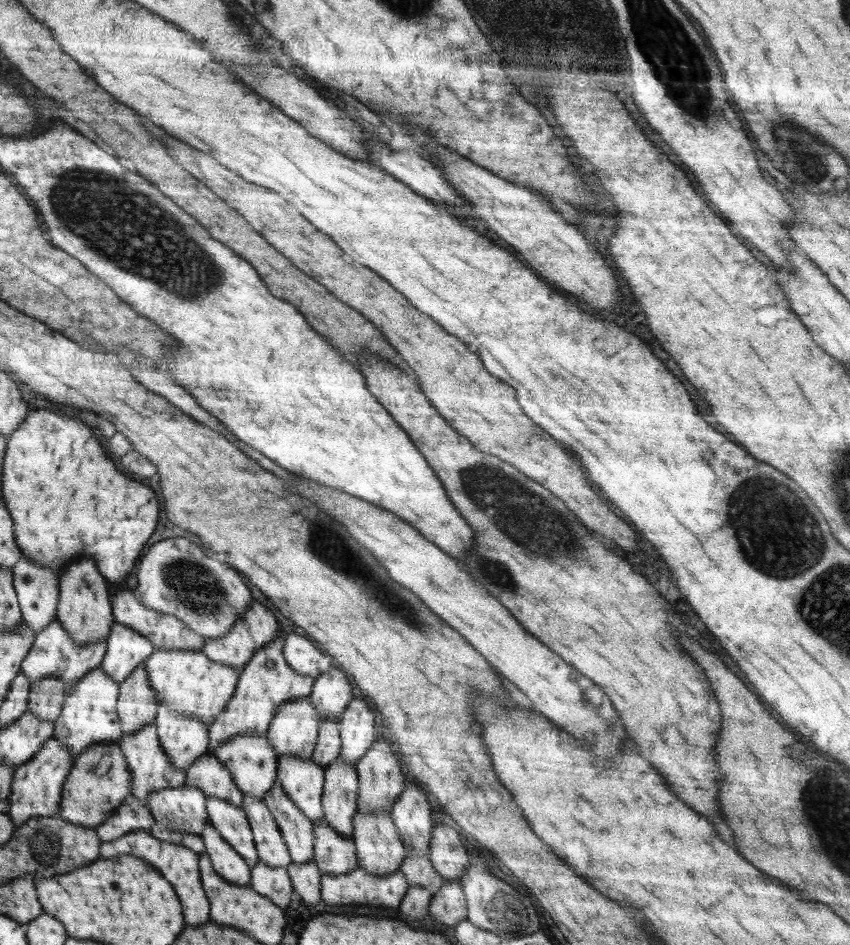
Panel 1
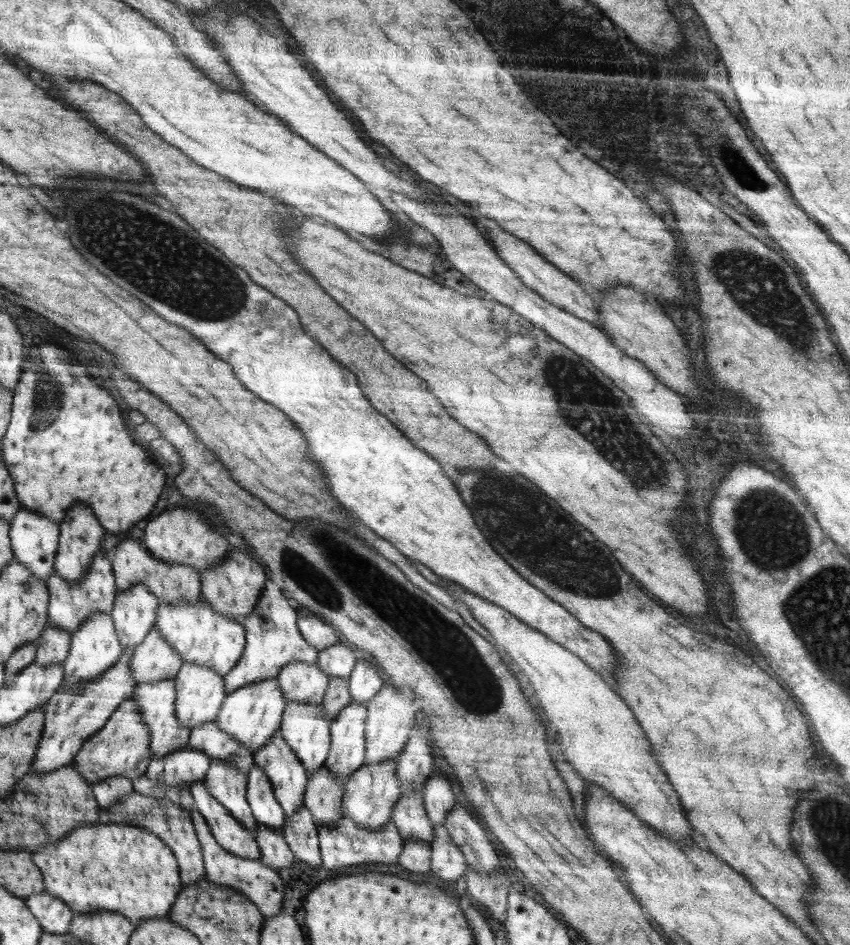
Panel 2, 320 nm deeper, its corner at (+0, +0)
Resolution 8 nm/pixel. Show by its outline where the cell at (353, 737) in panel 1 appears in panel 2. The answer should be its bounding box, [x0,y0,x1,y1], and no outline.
[348,659,383,703]

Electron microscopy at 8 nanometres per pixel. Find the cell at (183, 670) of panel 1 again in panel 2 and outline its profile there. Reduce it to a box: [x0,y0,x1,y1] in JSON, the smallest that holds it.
[155,594,244,675]

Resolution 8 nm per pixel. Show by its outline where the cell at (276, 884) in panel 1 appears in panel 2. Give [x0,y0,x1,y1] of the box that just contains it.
[255,824,295,874]

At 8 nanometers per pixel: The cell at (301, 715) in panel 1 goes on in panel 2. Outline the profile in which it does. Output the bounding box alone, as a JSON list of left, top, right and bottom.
[276,663,330,705]

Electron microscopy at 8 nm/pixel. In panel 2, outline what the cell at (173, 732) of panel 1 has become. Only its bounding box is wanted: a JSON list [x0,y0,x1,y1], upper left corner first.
[175,663,228,730]

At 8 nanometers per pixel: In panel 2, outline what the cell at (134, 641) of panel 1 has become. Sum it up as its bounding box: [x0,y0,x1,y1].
[110,583,159,648]

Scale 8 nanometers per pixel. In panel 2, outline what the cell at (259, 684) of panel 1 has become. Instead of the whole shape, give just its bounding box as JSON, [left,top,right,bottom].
[224,580,320,694]

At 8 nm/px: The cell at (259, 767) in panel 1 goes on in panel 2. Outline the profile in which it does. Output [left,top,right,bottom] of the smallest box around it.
[216,679,287,754]

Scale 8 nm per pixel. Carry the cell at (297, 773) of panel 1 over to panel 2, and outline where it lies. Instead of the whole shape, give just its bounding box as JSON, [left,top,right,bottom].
[279,703,331,777]

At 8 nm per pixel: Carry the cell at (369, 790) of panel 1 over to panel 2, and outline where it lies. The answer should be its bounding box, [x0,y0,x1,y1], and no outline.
[365,684,420,765]

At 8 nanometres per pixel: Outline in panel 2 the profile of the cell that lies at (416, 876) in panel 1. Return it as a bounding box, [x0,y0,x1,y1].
[391,791,434,846]

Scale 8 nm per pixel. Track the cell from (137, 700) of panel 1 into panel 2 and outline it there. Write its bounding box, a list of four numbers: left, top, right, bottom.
[130,626,183,684]

